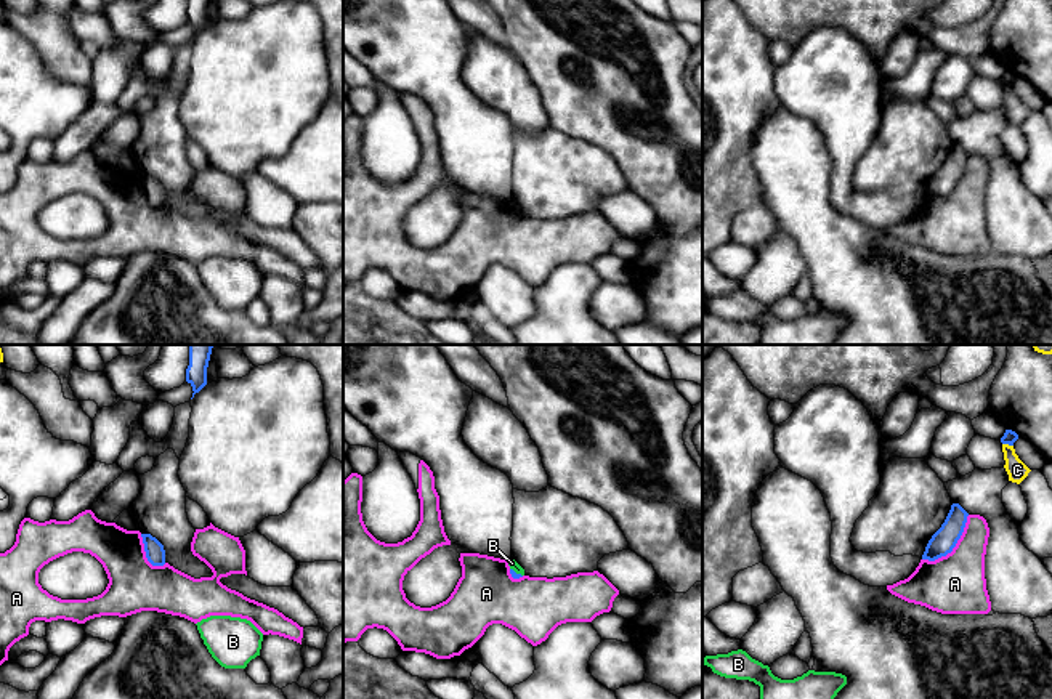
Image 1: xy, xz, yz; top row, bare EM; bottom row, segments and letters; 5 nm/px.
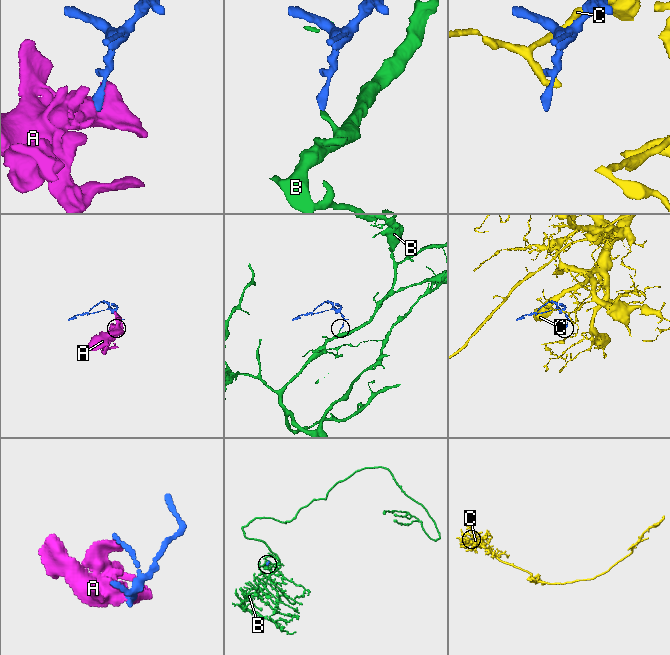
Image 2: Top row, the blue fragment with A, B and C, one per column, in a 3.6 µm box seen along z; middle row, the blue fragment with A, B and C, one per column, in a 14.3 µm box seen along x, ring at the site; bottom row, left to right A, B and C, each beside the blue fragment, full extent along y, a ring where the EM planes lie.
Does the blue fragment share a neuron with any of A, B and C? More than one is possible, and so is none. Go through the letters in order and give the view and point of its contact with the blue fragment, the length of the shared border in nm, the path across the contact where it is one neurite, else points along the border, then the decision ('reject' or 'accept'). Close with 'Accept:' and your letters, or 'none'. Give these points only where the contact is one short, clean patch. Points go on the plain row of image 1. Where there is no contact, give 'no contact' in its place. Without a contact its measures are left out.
A: yz (954, 186) | 340 nm | reject
B: xz (515, 214) | 80 nm | along xz (510, 209), (521, 217) | reject
C: yz (1007, 84) | 60 nm | along yz (1003, 84), (1012, 87) | reject
Accept: none

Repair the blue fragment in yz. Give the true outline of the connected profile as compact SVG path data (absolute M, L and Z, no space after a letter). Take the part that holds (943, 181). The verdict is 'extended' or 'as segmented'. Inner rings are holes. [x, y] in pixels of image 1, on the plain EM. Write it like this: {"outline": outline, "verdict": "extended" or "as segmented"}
{"outline": "M953 144L945 164L929 181L922 200L935 202L951 194L964 173L967 157L959 144Z", "verdict": "as segmented"}

